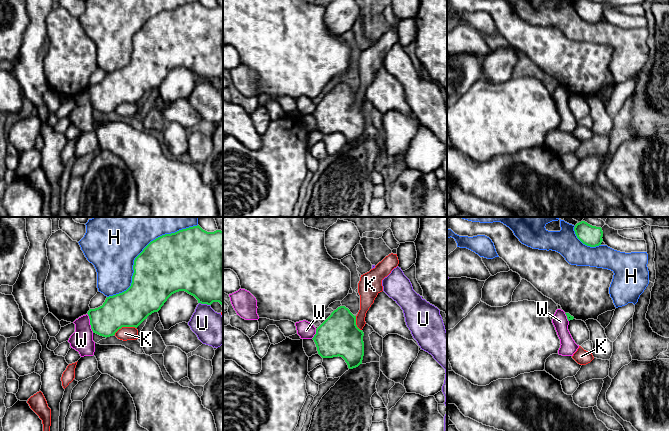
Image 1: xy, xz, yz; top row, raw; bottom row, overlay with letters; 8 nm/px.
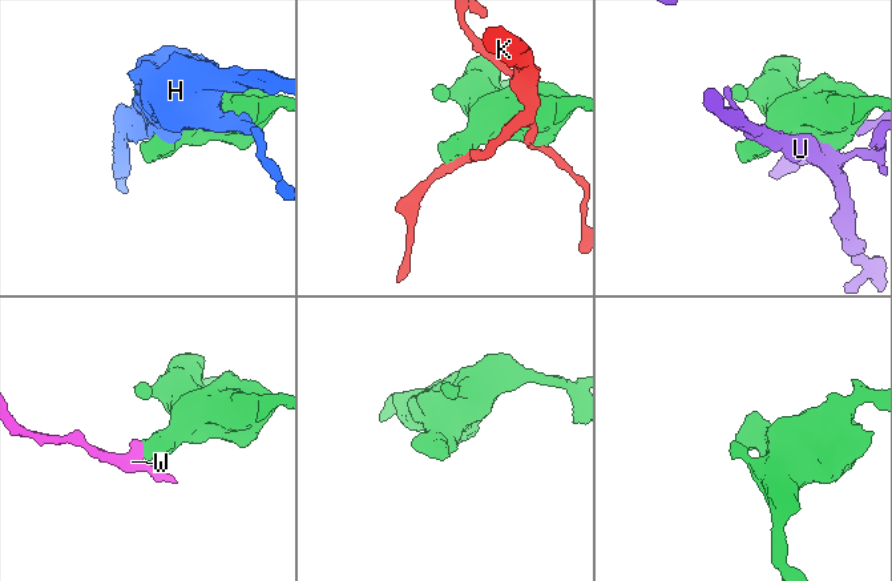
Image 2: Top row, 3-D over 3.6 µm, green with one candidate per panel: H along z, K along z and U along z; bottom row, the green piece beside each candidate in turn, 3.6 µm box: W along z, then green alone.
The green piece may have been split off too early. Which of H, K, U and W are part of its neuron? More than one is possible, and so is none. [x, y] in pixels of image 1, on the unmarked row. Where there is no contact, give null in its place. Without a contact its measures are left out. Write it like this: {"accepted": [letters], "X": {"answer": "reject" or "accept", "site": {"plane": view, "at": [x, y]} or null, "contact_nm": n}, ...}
{"accepted": [], "H": {"answer": "reject", "site": {"plane": "xy", "at": [141, 28]}, "contact_nm": 950}, "K": {"answer": "reject", "site": {"plane": "xy", "at": [125, 102]}, "contact_nm": 190}, "U": {"answer": "reject", "site": {"plane": "xy", "at": [204, 79]}, "contact_nm": 90}, "W": {"answer": "reject", "site": {"plane": "xy", "at": [90, 99]}, "contact_nm": 170}}

